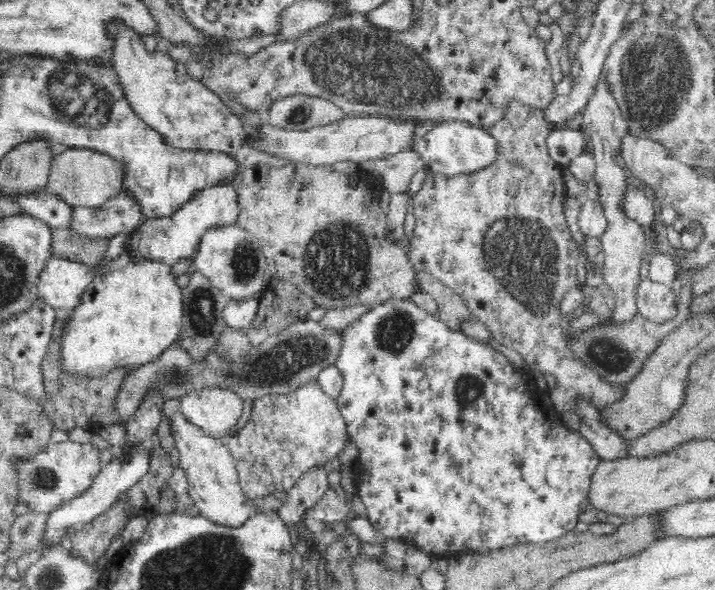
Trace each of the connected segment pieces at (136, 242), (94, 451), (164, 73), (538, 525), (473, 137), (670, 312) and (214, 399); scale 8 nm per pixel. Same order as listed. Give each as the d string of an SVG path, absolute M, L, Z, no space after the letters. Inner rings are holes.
M224 179L215 185L199 190L172 216L160 219L144 218L133 231L132 238L128 240L127 250L149 257L150 260L165 261L172 266L180 259L189 259L194 255L200 237L207 228L235 224L239 214L237 187L230 179Z
M69 439L64 442L49 442L30 458L17 457L17 500L29 512L52 512L64 501L80 496L100 472L99 449L92 443L77 443Z
M120 17L103 22L105 35L111 40L111 63L123 88L127 102L138 118L141 118L152 130L162 135L164 144L183 151L216 151L223 155L233 155L244 146L247 133L244 122L226 108L226 105L202 83L195 81L186 73L184 64L176 64L164 54L153 54L146 50L142 35Z
M390 299L386 303L380 303L372 306L368 312L362 313L355 320L355 322L348 324L346 328L339 332L339 340L340 343L342 343L342 346L340 352L337 354L336 360L333 362L333 365L340 371L343 383L339 396L336 400L340 413L346 421L349 438L352 442L354 442L356 448L358 449L358 464L356 464L358 489L356 490L356 494L358 494L365 505L369 523L375 530L378 530L384 534L387 540L397 539L404 542L411 542L426 551L430 557L434 558L439 556L448 557L453 553L456 554L462 550L472 550L475 553L486 553L488 550L496 550L506 546L515 545L516 543L545 543L559 537L566 531L574 530L576 522L579 518L579 506L588 494L592 475L594 474L594 471L596 470L601 459L599 456L596 456L596 453L592 450L592 447L588 444L588 441L579 433L579 431L571 431L560 421L559 414L553 409L549 400L549 391L540 390L531 373L516 369L516 367L514 367L514 365L510 363L510 361L508 361L508 359L500 351L490 346L484 346L484 344L481 344L480 342L476 342L472 336L465 336L464 333L450 330L450 326L445 324L443 320L439 320L438 316L428 314L426 310L423 310L420 306L417 306L411 299Z
M458 119L442 121L414 140L414 149L418 152L423 167L447 176L474 172L489 165L495 155L495 146L495 140L484 128Z
M644 280L637 289L637 306L644 319L655 323L668 322L678 312L678 296L671 288L654 280Z
M208 387L187 392L181 398L180 411L188 420L204 429L206 435L225 440L242 416L244 402L237 392L229 388Z

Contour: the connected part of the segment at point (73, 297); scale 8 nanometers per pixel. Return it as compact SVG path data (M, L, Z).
M51 256L39 276L40 300L52 309L74 309L94 280L98 267L84 267L63 257Z

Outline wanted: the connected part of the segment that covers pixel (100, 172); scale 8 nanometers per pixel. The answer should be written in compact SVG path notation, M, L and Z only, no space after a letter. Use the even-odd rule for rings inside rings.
M69 148L52 156L44 190L70 207L96 208L122 192L123 183L123 165L118 159L91 148Z

